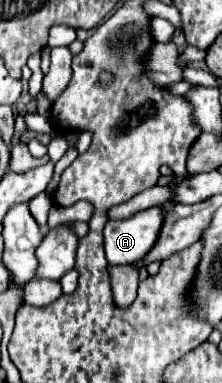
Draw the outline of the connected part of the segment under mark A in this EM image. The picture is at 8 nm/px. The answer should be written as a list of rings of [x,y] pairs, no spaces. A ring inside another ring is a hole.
[[[151,207],[135,213],[131,219],[107,221],[105,225],[105,255],[111,265],[137,263],[155,245],[163,227],[161,207]]]

